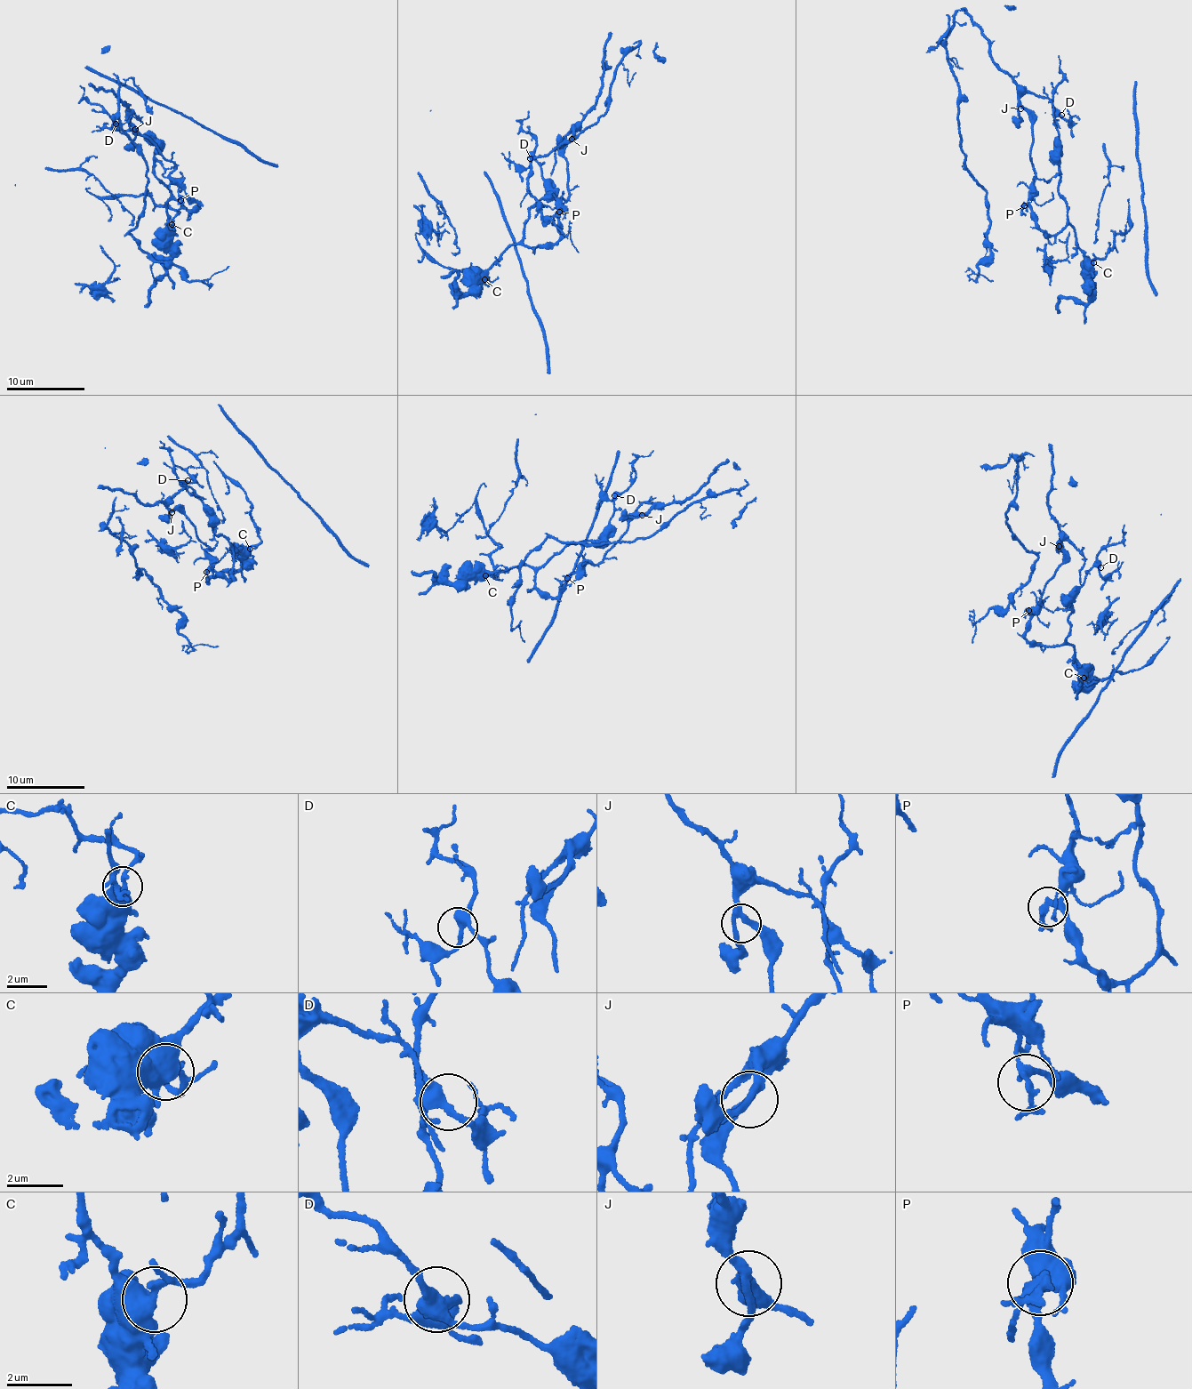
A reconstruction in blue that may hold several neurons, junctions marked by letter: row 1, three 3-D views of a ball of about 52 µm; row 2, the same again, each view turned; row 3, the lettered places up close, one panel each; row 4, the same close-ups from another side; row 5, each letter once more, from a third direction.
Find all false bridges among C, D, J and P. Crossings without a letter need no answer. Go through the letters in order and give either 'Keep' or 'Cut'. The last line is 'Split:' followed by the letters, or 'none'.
C: Keep
D: Keep
J: Keep
P: Cut
Split: P

